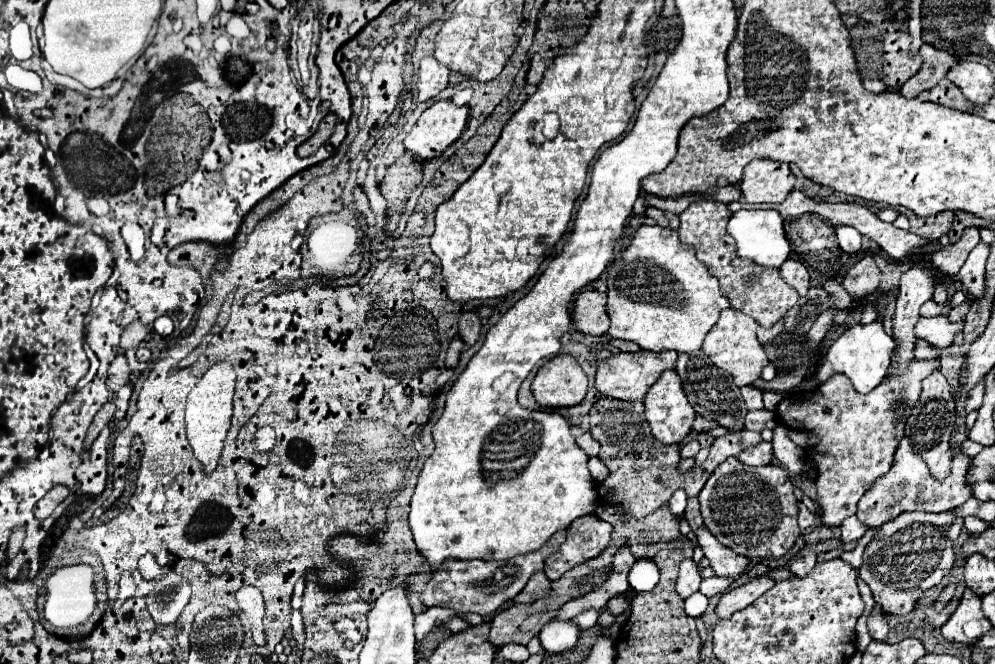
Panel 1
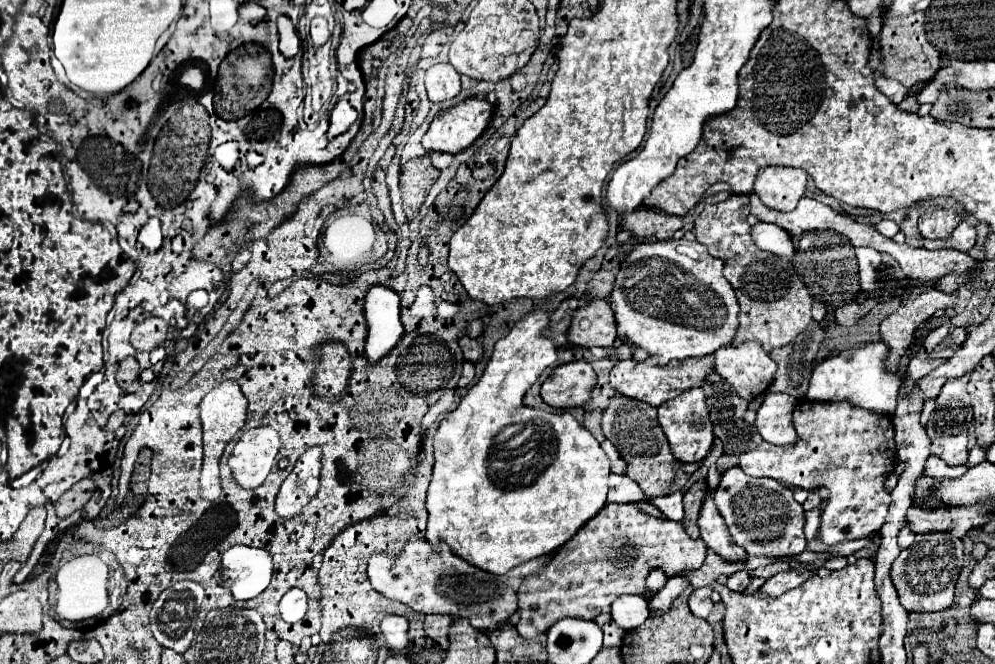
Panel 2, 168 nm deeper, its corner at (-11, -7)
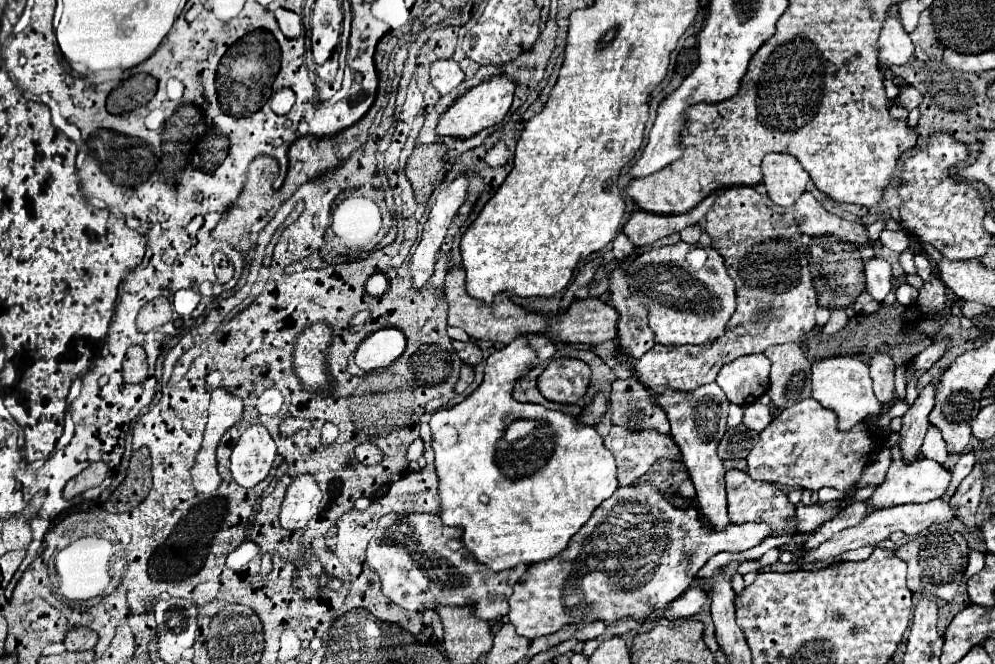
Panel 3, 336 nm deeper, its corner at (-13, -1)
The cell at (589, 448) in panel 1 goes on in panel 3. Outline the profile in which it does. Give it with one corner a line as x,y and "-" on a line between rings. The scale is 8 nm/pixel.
613,427
611,433
605,437
605,447
613,453
613,457
617,461
617,475
619,475
621,487
635,483
641,475
645,475
651,469
651,465
657,459
663,459
663,457
673,459
679,453
679,447
675,447
675,441
671,437
659,433
657,429
633,431
633,429
627,429
627,427

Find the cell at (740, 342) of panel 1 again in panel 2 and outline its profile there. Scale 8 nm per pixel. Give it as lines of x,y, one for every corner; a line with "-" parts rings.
743,341
741,345
729,345
729,347
721,347
719,351
715,351
715,371
735,387
737,395
751,401
767,393
773,381
773,375
777,371
777,363
769,357
767,351
763,351
763,347
757,341

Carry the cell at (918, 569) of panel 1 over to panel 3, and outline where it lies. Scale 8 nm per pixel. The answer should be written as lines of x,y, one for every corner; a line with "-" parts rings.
937,531
929,535
921,535
905,541
897,551
897,557
907,563
907,585
913,593
921,595
937,595
939,599
951,601
957,593
957,587
967,569
969,545
963,535
957,531

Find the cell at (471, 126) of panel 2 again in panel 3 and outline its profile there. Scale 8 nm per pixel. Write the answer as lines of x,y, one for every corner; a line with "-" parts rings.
499,75
499,77
493,77
489,81
483,81
479,83
477,87
469,89
463,97
459,97
439,119
439,125
437,125
437,135
439,137
457,137
457,139
467,139
467,137
473,137
475,133
487,129
487,127
493,127
497,123
503,121
503,117
507,115
509,107
511,107
511,101
513,101
513,93
515,93
515,79
509,79
505,75

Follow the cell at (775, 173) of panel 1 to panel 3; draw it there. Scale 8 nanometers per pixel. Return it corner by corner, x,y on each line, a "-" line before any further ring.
769,153
763,159
763,183
769,199
779,207
791,207
805,191
809,173
793,155

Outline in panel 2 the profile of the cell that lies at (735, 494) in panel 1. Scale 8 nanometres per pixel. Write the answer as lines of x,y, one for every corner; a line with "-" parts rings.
731,467
721,475
721,483
715,491
715,505
729,529
729,535
739,547
747,551
749,557
755,557
755,555
781,557
781,555
799,555
805,551
805,543
807,543
803,535
805,511
803,511
803,505
799,505
793,499
793,491
783,483
769,477
749,477
743,473
741,467

